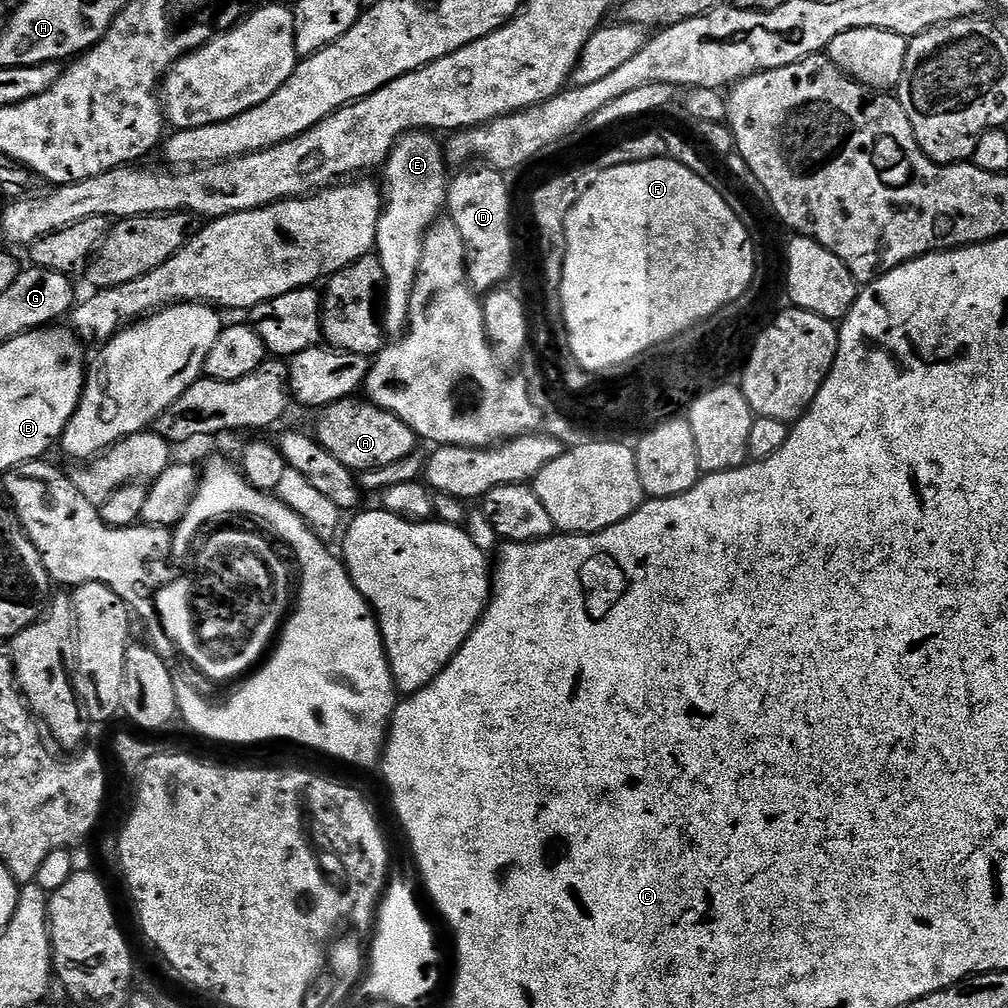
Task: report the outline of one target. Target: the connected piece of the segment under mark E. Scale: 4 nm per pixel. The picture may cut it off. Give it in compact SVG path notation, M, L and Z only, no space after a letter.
M431 131L405 132L396 140L392 153L382 165L382 207L376 230L375 255L379 256L384 271L384 291L382 293L382 323L389 337L399 338L408 327L408 311L410 310L410 294L414 290L414 282L420 273L422 262L422 242L428 228L445 211L450 199L448 185L450 183L450 165L446 159L446 148L436 140Z

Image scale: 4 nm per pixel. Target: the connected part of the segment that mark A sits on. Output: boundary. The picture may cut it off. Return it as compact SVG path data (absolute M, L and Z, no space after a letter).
M349 398L327 404L315 416L316 440L323 448L330 450L330 454L334 454L334 458L338 458L342 466L357 474L390 466L390 462L399 462L418 448L416 432L410 430L410 426L406 426L402 418L382 410L364 398Z

